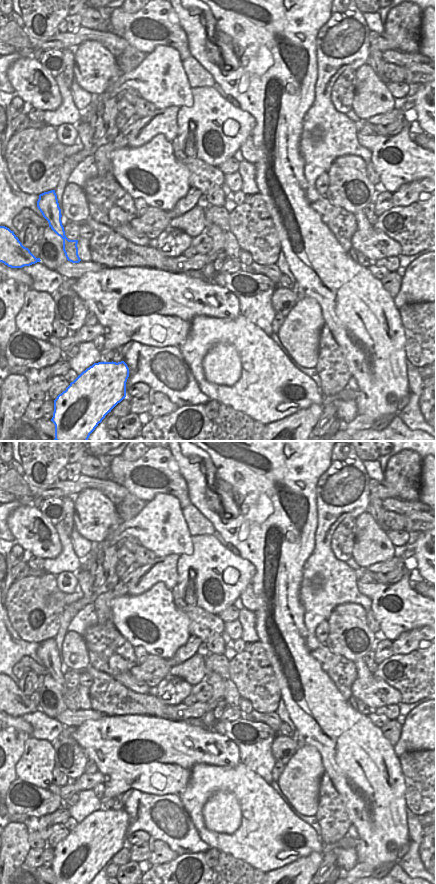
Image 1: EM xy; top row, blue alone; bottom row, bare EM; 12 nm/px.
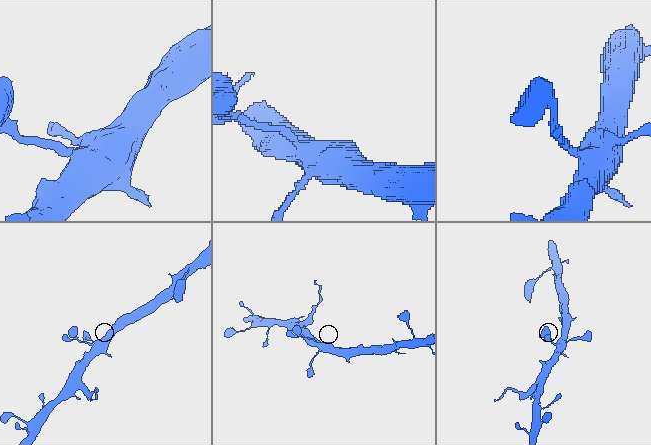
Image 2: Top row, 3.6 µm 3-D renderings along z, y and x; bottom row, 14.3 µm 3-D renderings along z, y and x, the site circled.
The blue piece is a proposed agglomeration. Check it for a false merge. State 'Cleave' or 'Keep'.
Keep.

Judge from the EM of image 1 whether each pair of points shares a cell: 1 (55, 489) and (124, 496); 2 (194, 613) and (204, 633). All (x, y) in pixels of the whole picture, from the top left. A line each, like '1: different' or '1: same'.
1: same
2: same

